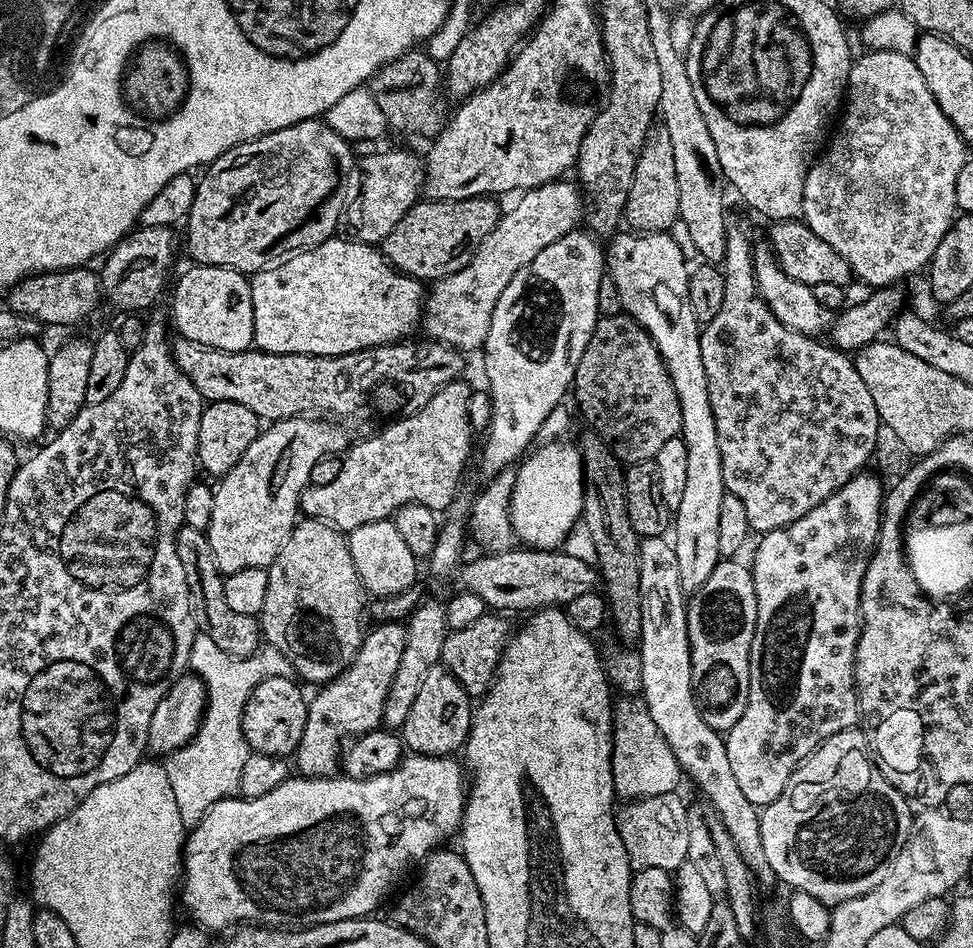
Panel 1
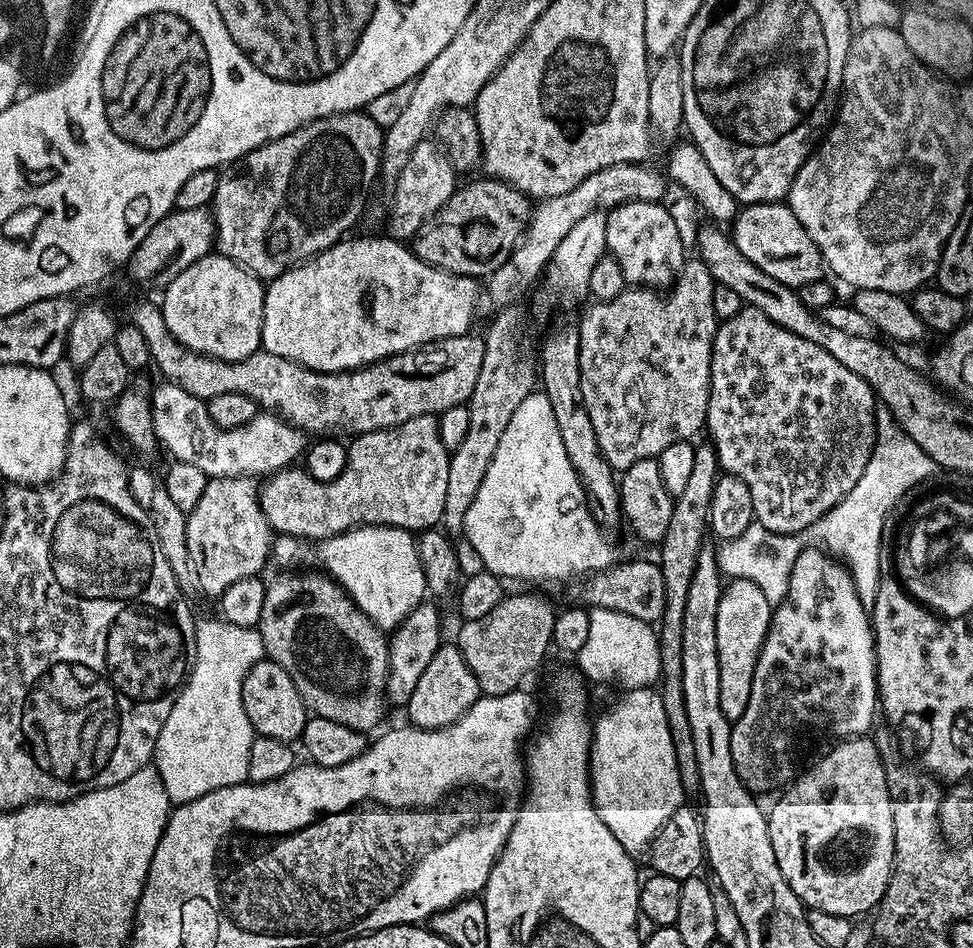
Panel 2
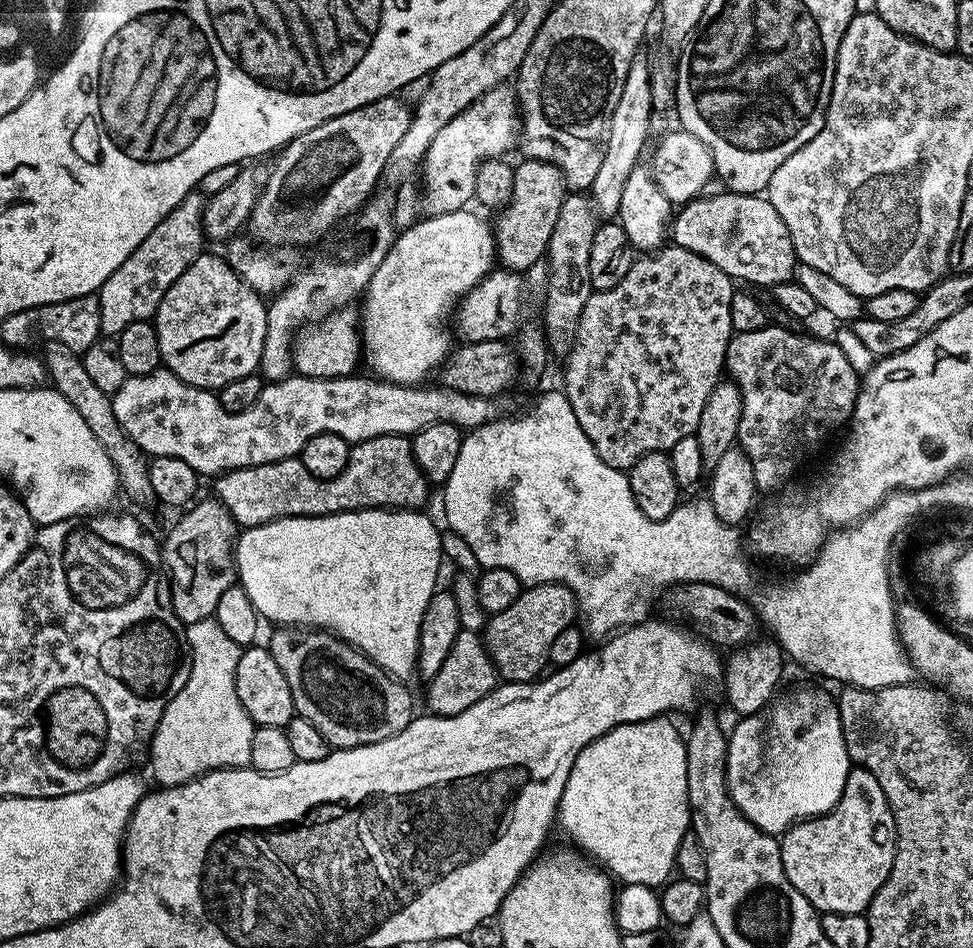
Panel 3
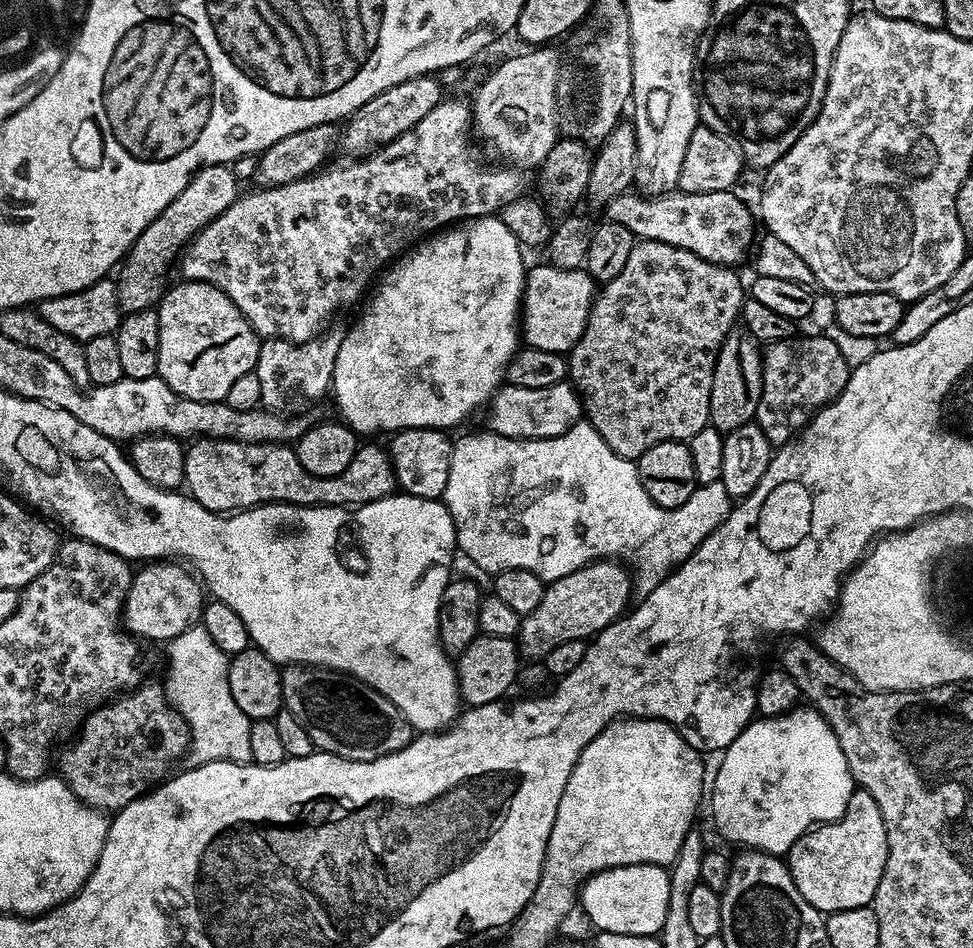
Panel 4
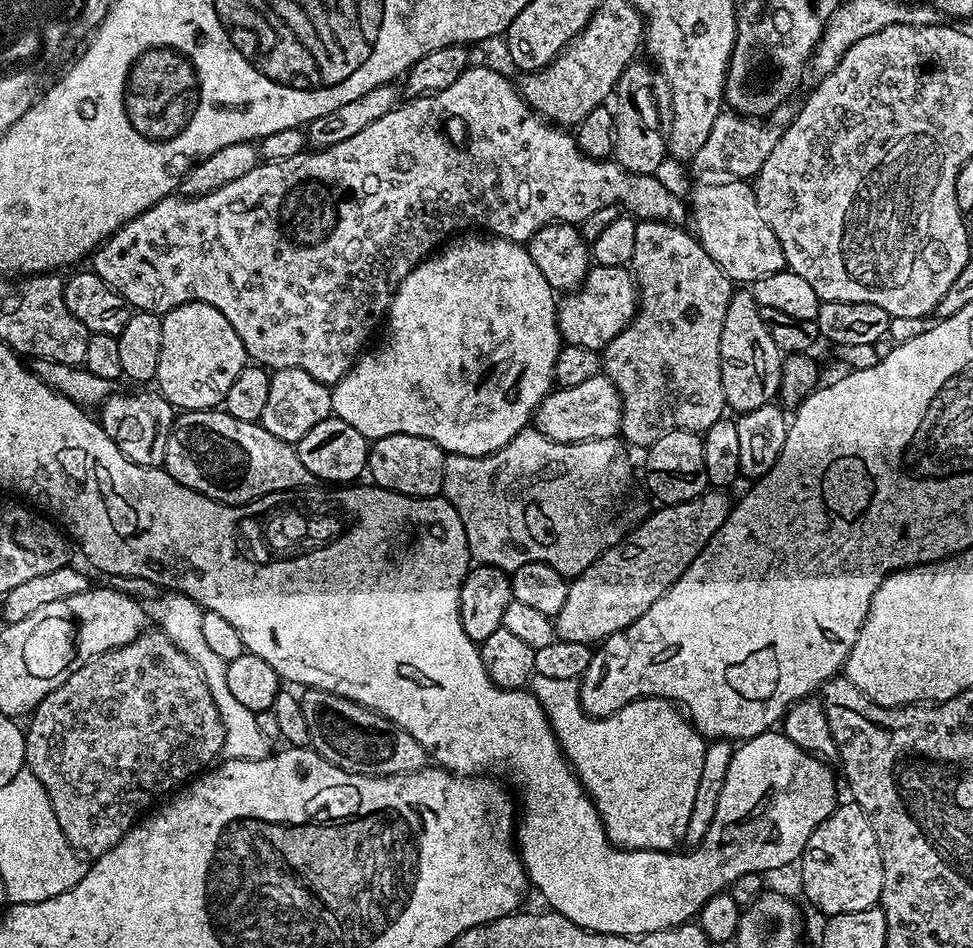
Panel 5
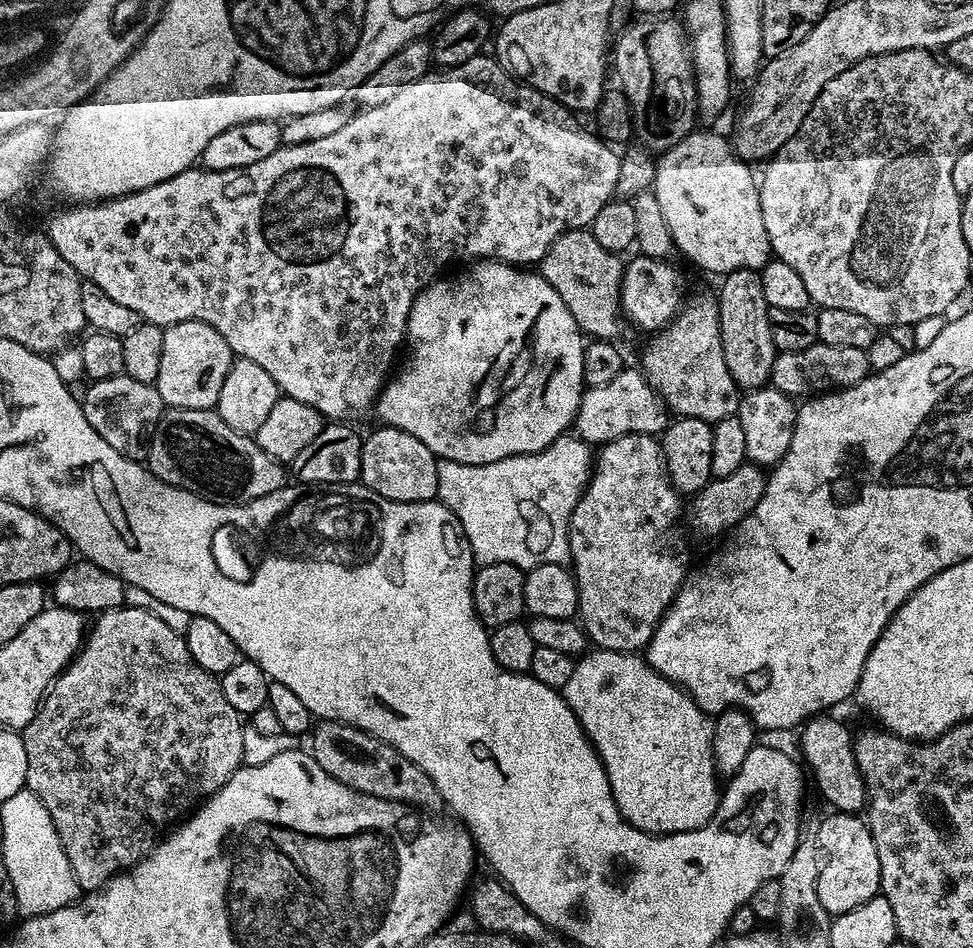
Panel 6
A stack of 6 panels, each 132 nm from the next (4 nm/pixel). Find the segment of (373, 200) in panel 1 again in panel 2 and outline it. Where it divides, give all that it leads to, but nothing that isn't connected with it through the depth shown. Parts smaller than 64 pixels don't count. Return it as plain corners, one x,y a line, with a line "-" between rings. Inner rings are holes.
428,138
418,141
412,153
399,168
396,185
392,188
392,209
388,212
386,232
394,240
408,242
416,235
416,231
434,214
438,214
438,210
442,210
442,206
446,206
449,198
456,193
458,173
453,170
448,155
444,153
439,143

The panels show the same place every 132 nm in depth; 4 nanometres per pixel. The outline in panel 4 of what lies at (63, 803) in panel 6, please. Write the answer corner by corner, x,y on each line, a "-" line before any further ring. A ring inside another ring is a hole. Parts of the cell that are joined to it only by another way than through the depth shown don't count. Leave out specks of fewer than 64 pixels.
148,682
141,683
139,688
133,688
132,691
115,697
111,702
89,711
76,734
76,741
60,756
58,775
61,780
65,780
68,789
82,803
112,814
169,779
177,767
175,764
187,757
192,742
192,732
188,723
184,721
184,715
169,702
168,693
159,683

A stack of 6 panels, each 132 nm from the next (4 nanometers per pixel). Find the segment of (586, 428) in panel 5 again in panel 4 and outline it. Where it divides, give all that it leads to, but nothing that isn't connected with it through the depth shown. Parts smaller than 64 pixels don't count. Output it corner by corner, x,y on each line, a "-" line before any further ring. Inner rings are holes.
505,383
487,405
487,431
497,432
511,440
541,440
561,436
570,426
581,423
582,397
571,383
542,386
542,390
530,390
526,386

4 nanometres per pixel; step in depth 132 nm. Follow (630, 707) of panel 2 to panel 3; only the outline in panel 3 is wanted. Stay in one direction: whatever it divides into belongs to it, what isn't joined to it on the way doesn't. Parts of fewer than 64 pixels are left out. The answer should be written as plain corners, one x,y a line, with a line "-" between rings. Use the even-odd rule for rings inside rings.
671,719
639,720
602,734
578,754
570,778
566,778
566,790
562,790
558,828
577,844
573,845
581,853
591,857
621,885
641,884
645,889
659,889
667,884
676,868
678,846
692,827
686,790
688,746
682,732
668,720

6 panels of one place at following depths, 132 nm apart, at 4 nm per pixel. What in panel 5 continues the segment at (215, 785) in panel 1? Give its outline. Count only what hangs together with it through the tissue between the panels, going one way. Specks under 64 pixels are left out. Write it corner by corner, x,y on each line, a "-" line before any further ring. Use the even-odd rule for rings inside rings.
114,576
111,577
110,584
119,592
134,596
143,602
144,609
148,611
149,621
158,625
166,634
166,638
170,638
170,642
174,642
174,646
178,646
178,650
182,650
182,654
186,654
186,658
190,658
198,666
198,670
204,676
206,686
210,690
210,698
214,698
214,706
222,718
224,727
223,755
229,760
245,760
246,762
258,762
262,758
272,755
273,741
268,740
262,734
256,721
256,713
246,710
246,706
242,706
242,702
237,702
234,699
234,694
230,694
230,686
226,686
228,661
218,658
218,654
214,654
214,650
210,650
210,645
206,643
206,638
202,635
202,618
205,611
200,604
194,602
194,598
190,598
185,592
158,591
157,585
152,584
146,578
137,576

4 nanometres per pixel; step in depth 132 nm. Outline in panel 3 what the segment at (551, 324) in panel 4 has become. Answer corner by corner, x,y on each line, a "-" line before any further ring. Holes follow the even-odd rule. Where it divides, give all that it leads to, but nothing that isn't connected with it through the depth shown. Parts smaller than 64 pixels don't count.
507,270
489,272
460,299
454,313
455,335
460,335
459,339
469,344
487,340
507,341
515,337
522,324
520,311
524,308
524,296
526,297
526,285
521,273

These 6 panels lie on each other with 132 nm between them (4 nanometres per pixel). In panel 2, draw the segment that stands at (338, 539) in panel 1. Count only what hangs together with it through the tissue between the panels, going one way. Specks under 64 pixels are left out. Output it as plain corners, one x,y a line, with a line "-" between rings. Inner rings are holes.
323,571
317,572
300,572
295,574
280,574
284,576
276,576
266,584
266,602
262,602
262,618
259,622
259,630
262,634
262,642
267,659
278,662
278,666
282,666
282,670
286,670
286,674
290,674
290,678
294,678
294,686
298,686
298,694
302,698
302,702
307,706
312,716
321,716
322,718
330,718
330,722
342,722
342,726
350,726
354,730
368,734
371,728
379,722
384,716
384,704
386,705
386,682
388,681
388,641
385,629
378,627
367,614
357,606
348,596
346,591
337,580
333,580
331,576

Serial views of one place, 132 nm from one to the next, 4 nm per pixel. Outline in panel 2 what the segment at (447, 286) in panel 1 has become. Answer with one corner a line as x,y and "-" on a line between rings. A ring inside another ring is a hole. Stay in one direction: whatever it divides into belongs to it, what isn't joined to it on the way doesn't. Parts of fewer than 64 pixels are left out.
644,162
611,164
590,174
590,178
582,178
582,182
578,182
578,186
570,190
570,194
558,194
558,198
539,201
535,205
532,219
528,221
528,228
520,237
520,242
510,254
508,261
498,266
498,270
494,270
491,276
487,277
487,299
492,299
496,306
517,303
521,299
520,295
524,291
527,293
543,277
554,250
558,250
558,242
562,242
562,238
566,238
566,234
570,234
570,230
574,230
575,224
582,222
586,214
600,209
611,210
631,200
663,201
665,177
660,177
654,169
647,168
648,166

